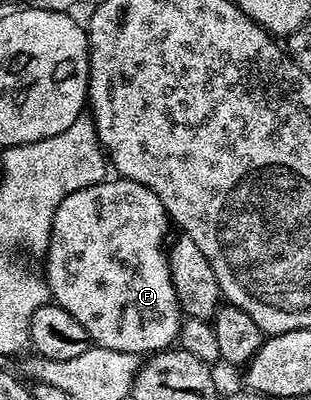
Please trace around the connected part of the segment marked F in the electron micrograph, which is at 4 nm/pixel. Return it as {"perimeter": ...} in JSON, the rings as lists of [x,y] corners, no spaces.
{"perimeter":[[[109,177],[78,192],[70,192],[58,204],[46,255],[48,292],[55,305],[66,308],[86,328],[95,345],[114,352],[151,356],[158,350],[169,349],[179,339],[182,311],[168,263],[168,226],[170,219],[162,200],[158,200],[149,186],[129,178]]]}

